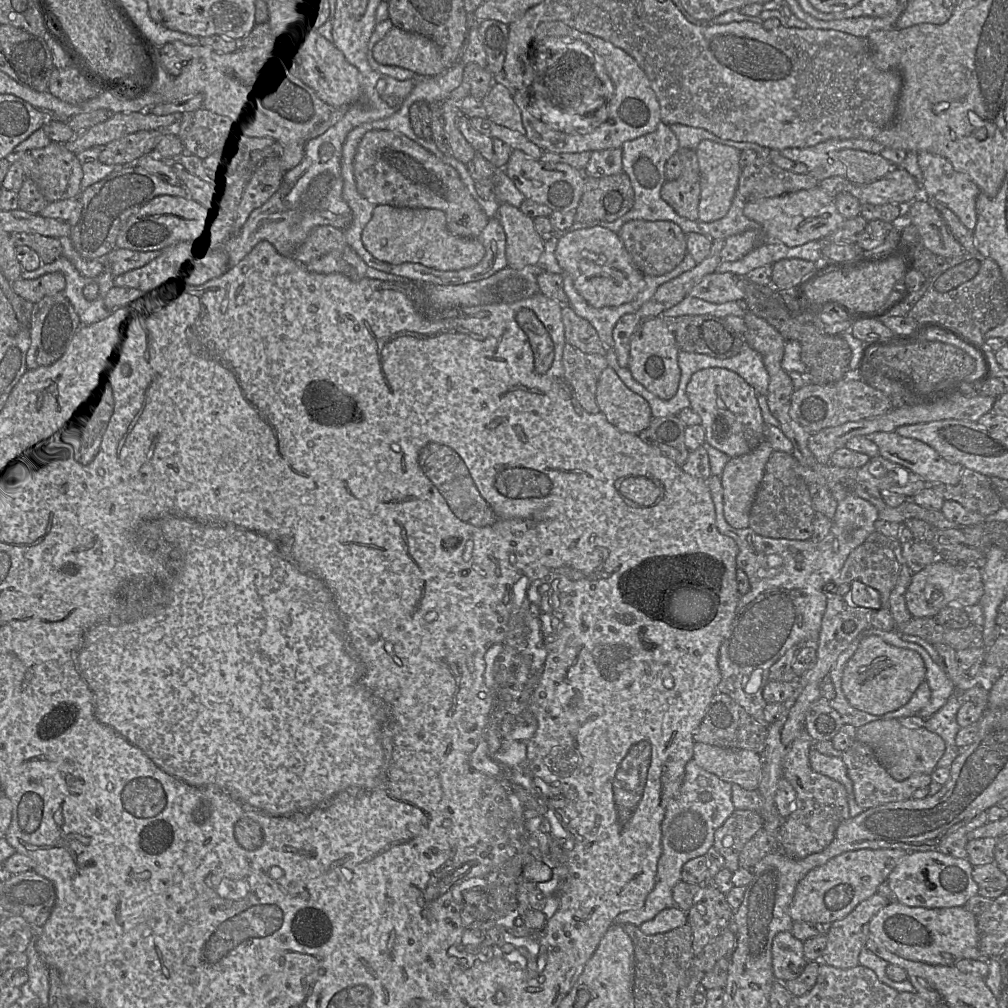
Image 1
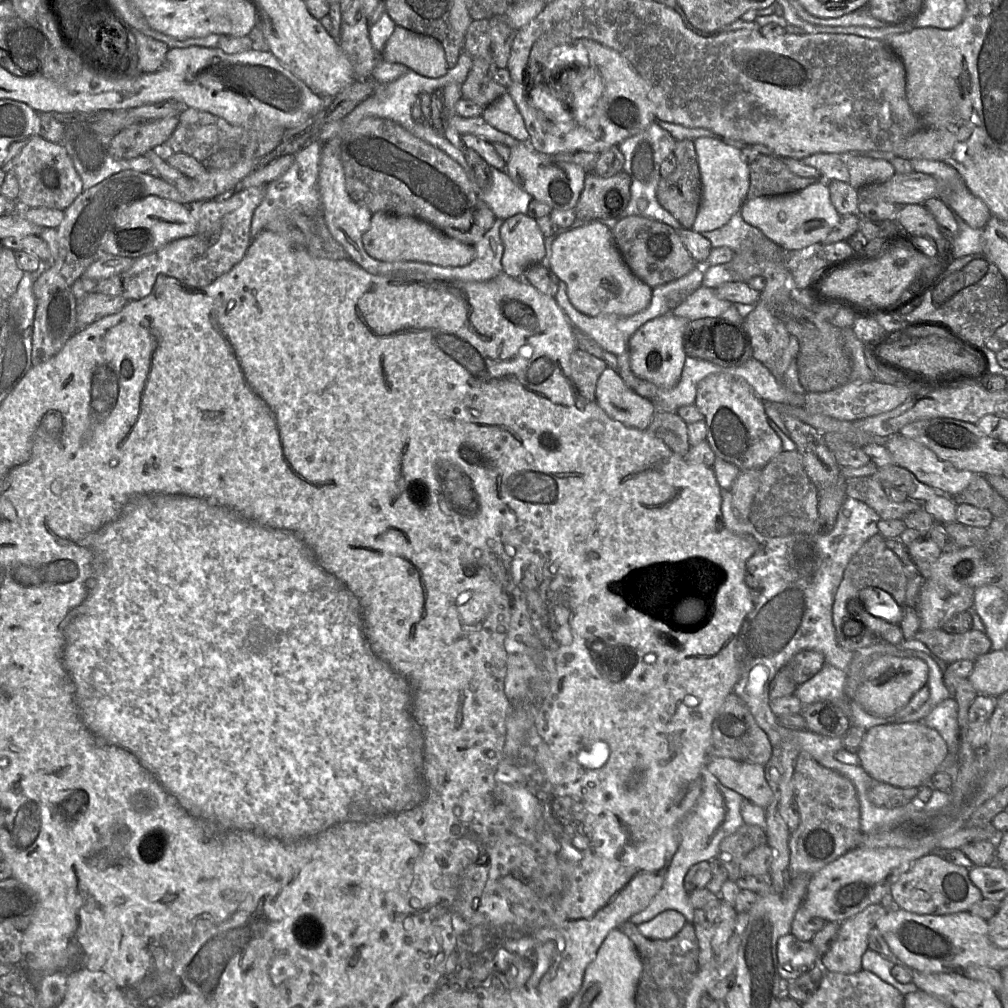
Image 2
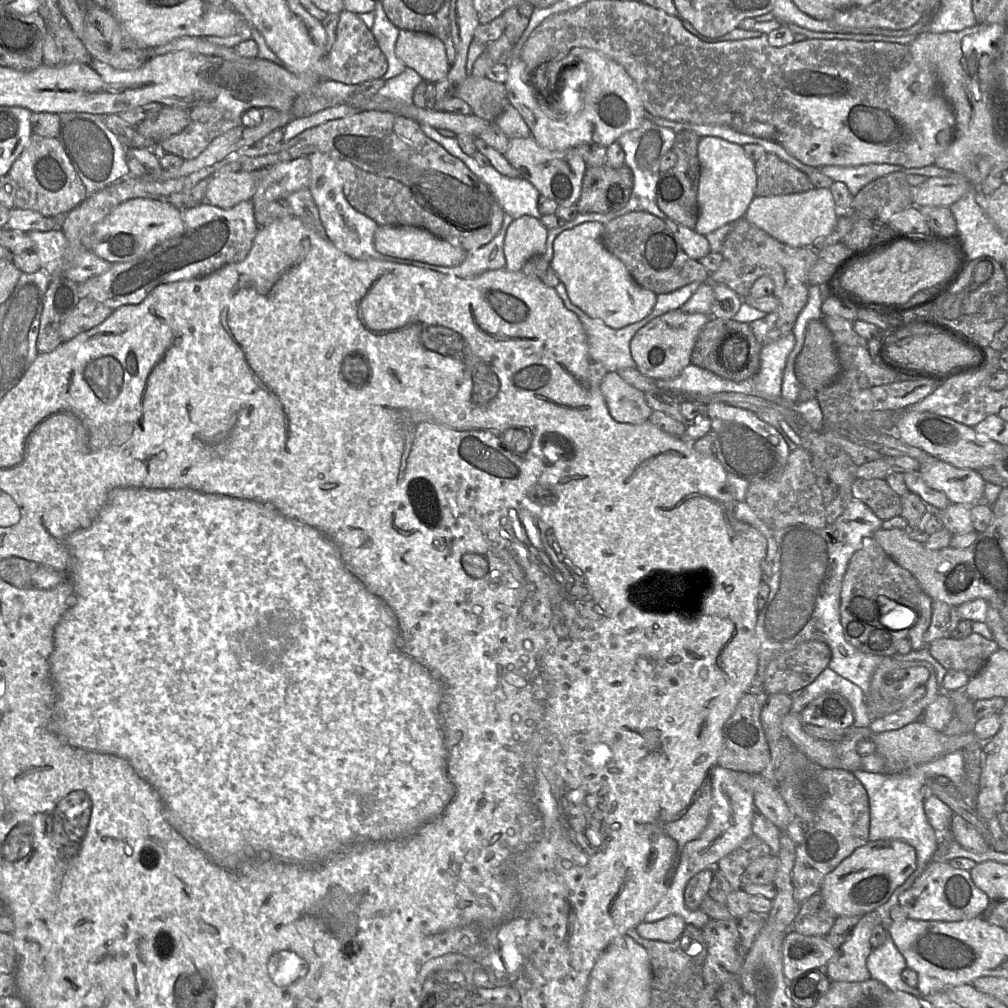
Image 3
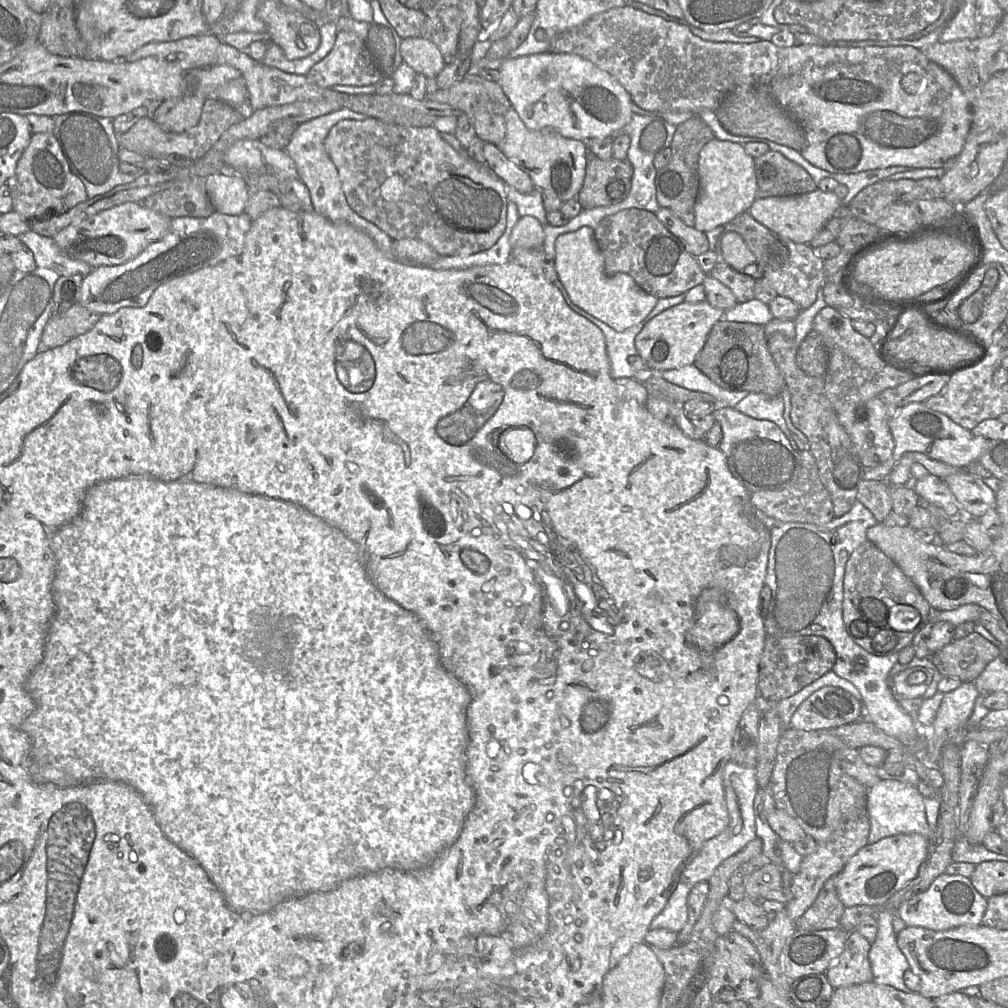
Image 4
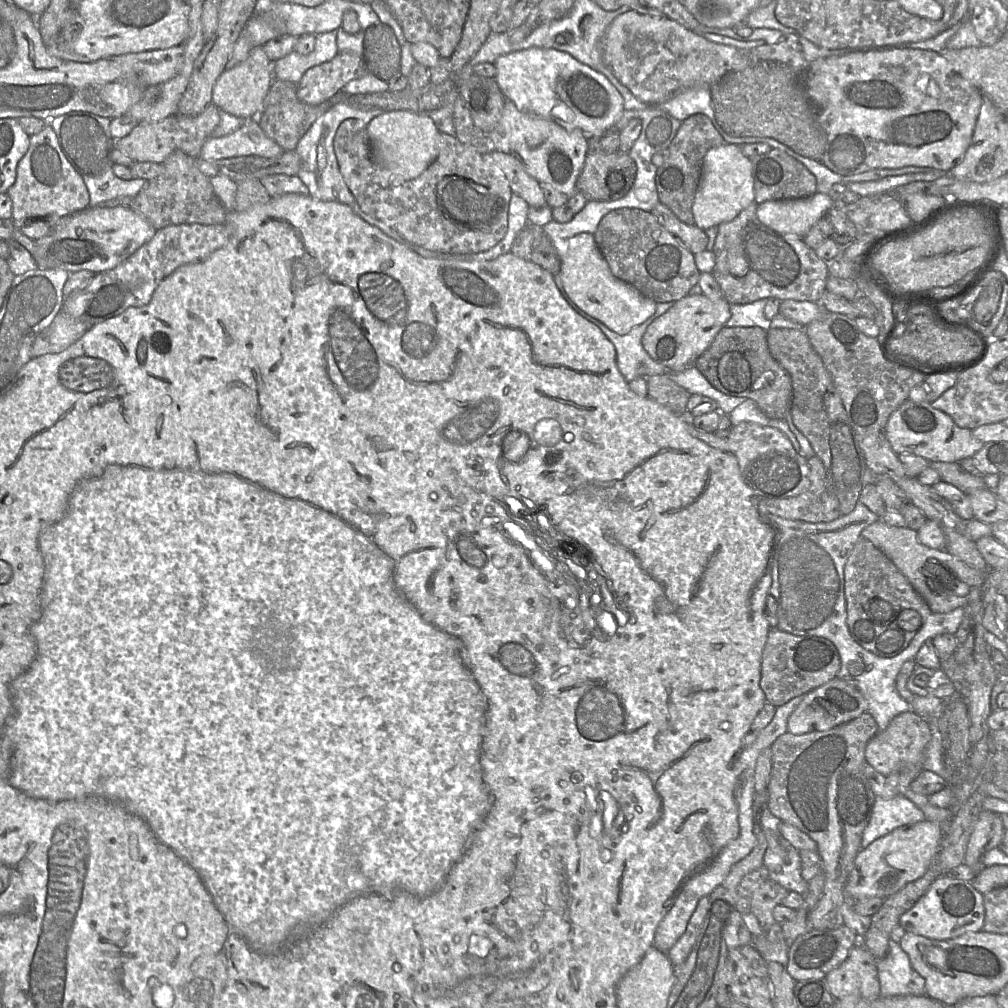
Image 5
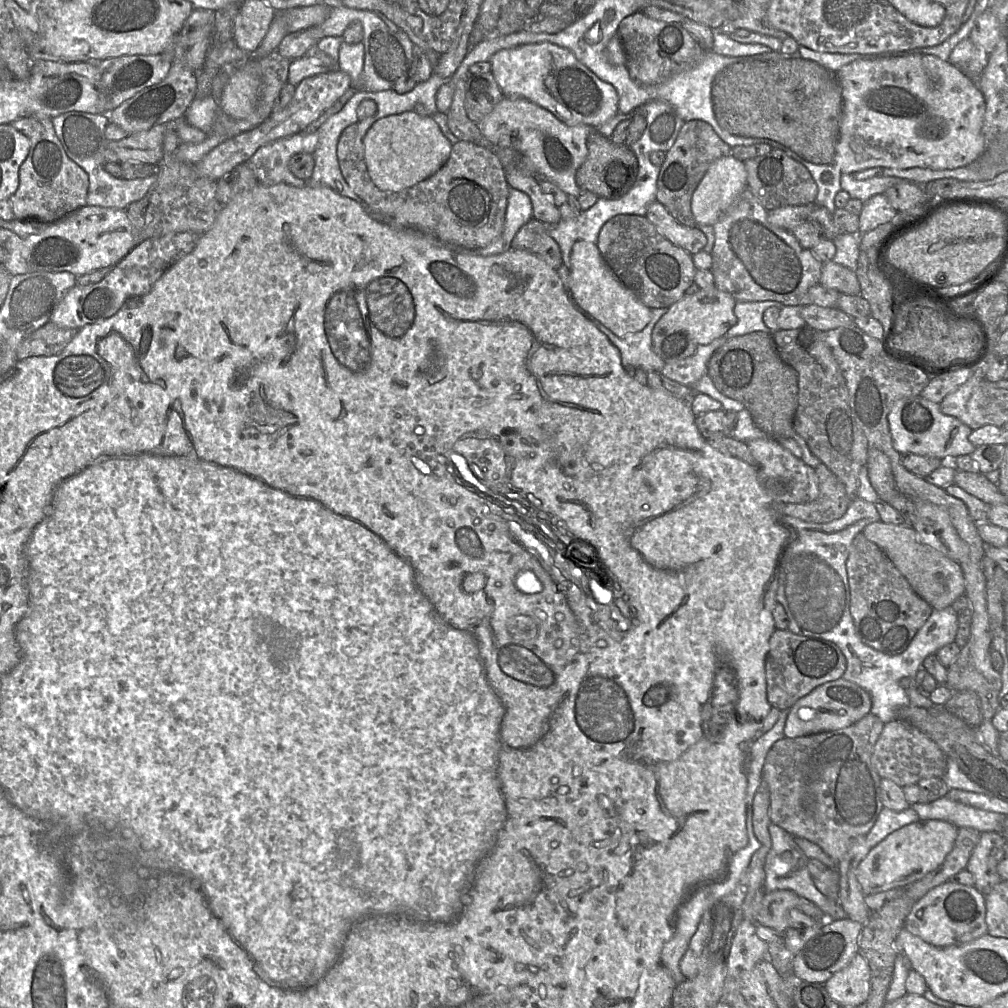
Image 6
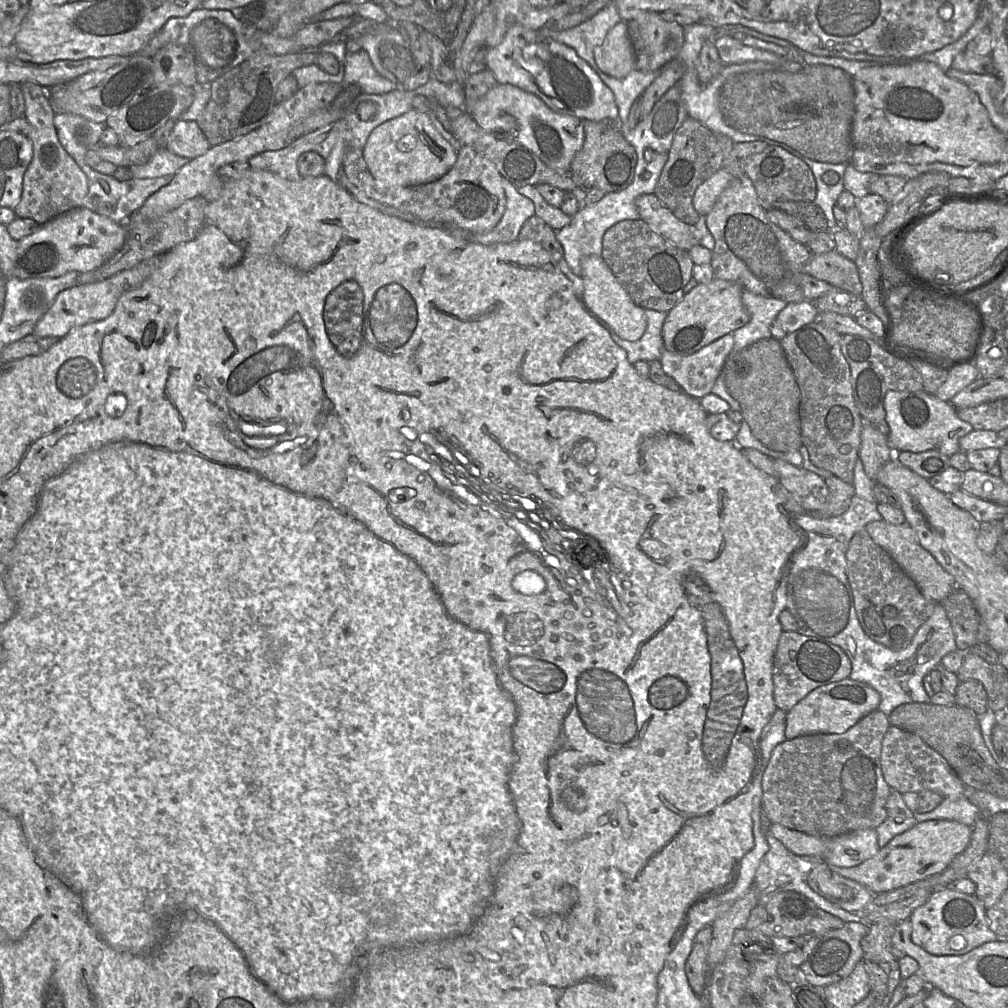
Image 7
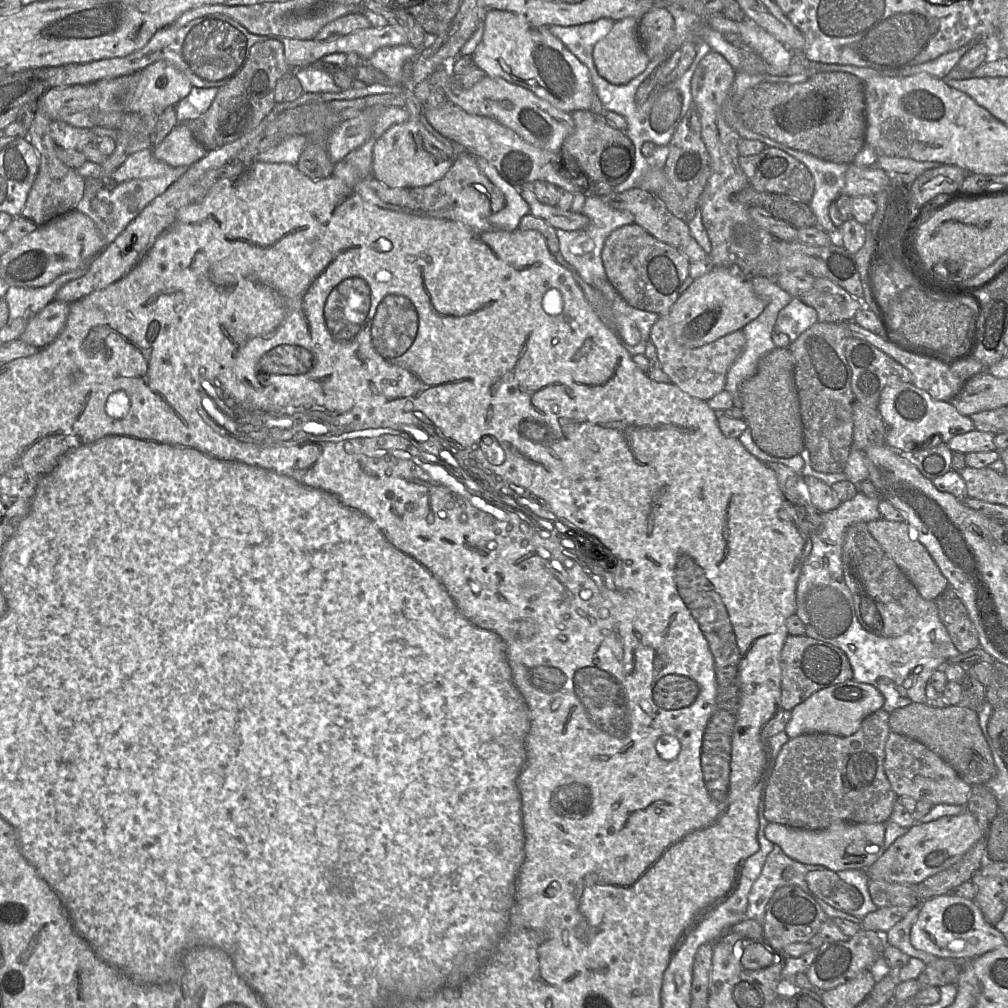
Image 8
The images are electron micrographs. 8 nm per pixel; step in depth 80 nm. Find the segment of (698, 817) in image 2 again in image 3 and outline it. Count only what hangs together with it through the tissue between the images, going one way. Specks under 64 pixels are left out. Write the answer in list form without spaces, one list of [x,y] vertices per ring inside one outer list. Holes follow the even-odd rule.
[[[717,764],[711,772],[712,807],[709,822],[700,836],[688,842],[682,849],[670,886],[661,901],[648,912],[643,922],[651,923],[670,915],[678,915],[687,925],[703,928],[710,920],[700,908],[690,910],[684,899],[684,892],[689,880],[702,870],[716,868],[724,856],[739,847],[752,834],[752,820],[755,813],[753,795],[741,787],[733,778],[732,770]]]

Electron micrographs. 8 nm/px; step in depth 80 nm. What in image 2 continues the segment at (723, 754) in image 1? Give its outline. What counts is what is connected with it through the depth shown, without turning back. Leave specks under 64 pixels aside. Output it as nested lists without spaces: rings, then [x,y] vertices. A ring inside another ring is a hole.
[[[710,757],[706,767],[723,785],[763,809],[772,801],[773,793],[763,765],[725,757]]]

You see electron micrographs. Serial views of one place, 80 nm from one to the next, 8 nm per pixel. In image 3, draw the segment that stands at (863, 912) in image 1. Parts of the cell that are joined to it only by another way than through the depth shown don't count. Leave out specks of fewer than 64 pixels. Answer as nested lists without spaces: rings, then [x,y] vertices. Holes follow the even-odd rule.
[[[877,910],[863,914],[847,939],[836,950],[825,966],[825,973],[832,982],[860,982],[871,978],[866,961],[872,950],[870,936],[874,926],[881,925]]]

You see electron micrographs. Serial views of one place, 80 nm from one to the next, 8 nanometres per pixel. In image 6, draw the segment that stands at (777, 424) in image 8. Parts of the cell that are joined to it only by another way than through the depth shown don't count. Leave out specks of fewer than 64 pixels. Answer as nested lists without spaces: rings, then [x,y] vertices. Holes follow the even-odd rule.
[[[755,331],[741,336],[727,337],[708,363],[707,375],[723,395],[740,401],[750,412],[755,425],[764,431],[770,439],[795,437],[794,417],[798,407],[798,374],[780,357],[774,339],[770,333]]]

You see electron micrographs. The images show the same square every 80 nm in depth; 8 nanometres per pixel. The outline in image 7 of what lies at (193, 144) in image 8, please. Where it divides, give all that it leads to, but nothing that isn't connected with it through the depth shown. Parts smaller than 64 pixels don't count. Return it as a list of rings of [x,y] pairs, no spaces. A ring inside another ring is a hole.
[[[177,120],[166,149],[193,160],[207,152],[210,144],[196,121]]]

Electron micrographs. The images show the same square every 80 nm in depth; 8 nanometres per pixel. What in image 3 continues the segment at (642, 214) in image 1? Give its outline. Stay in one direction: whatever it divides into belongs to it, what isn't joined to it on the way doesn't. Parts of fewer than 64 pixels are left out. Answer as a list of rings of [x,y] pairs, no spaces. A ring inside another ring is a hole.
[[[645,118],[641,125],[631,131],[628,131],[618,138],[618,143],[625,153],[625,165],[633,172],[633,188],[628,203],[620,210],[600,214],[600,213],[578,213],[571,221],[563,223],[560,227],[547,229],[546,251],[544,259],[550,262],[553,259],[553,243],[556,237],[562,232],[572,229],[585,222],[607,222],[632,211],[645,211],[651,213],[663,221],[667,218],[666,214],[661,211],[656,202],[656,186],[660,176],[659,165],[662,157],[673,148],[676,133],[667,127],[659,126],[651,120]]]

